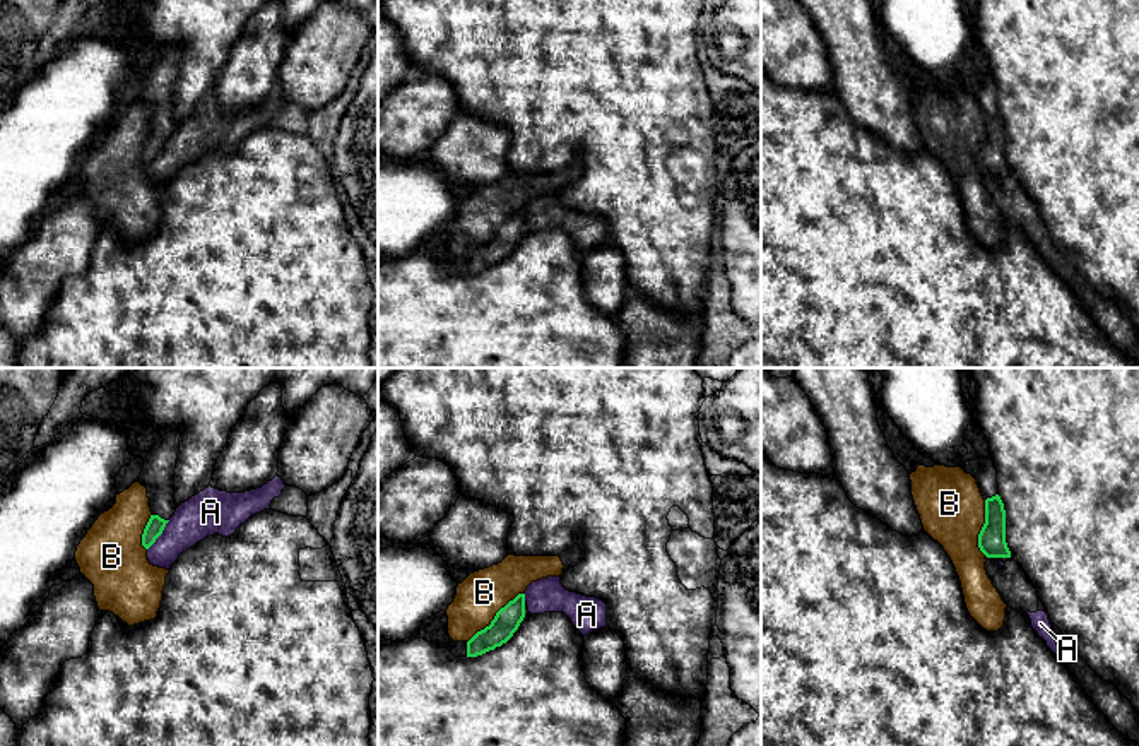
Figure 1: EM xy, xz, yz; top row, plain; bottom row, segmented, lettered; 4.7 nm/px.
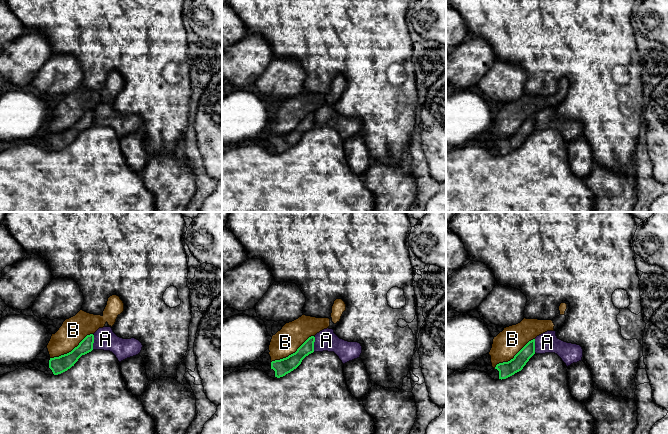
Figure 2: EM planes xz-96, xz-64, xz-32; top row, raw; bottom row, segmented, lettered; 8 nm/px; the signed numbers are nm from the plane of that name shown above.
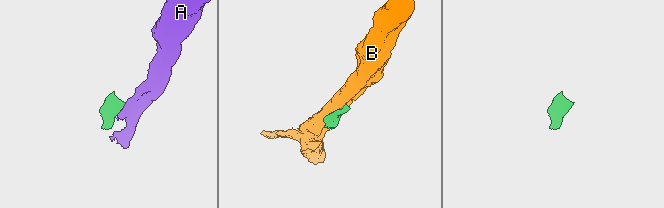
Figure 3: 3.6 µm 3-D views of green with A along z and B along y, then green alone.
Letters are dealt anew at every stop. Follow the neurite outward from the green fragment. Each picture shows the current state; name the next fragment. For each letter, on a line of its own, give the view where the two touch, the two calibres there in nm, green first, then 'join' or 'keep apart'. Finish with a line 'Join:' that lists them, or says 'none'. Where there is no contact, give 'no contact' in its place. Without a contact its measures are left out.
A: xy | 90/200 nm | keep apart
B: xz | 120/220 nm | keep apart
Join: none

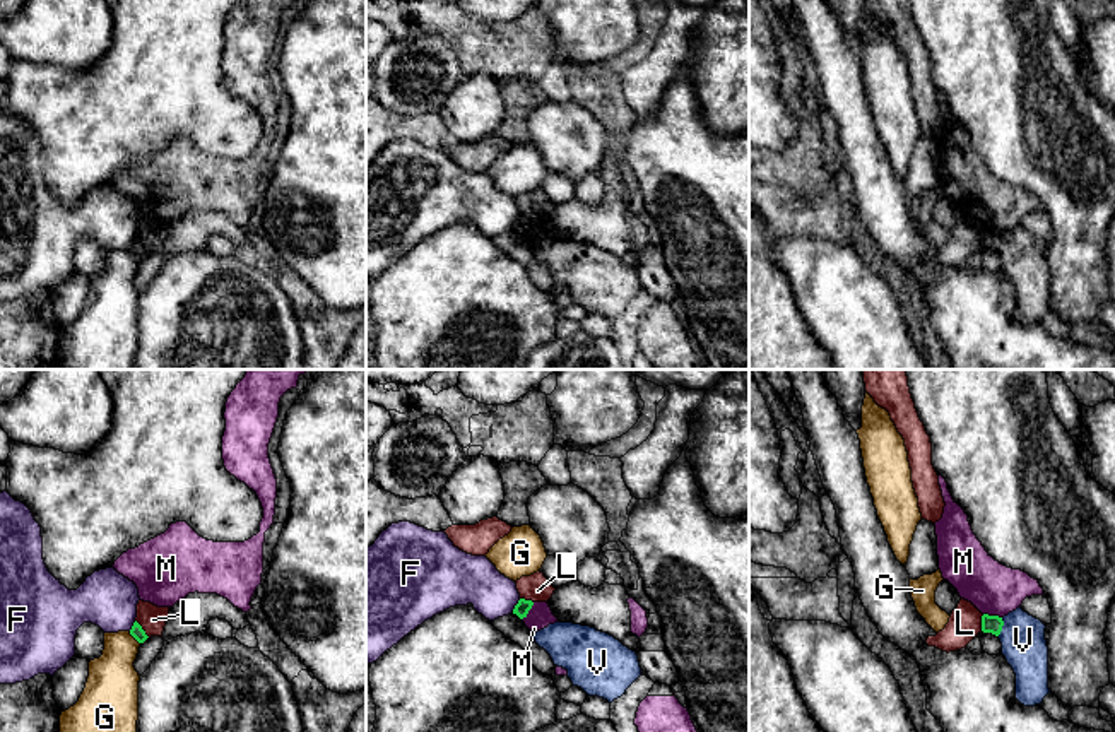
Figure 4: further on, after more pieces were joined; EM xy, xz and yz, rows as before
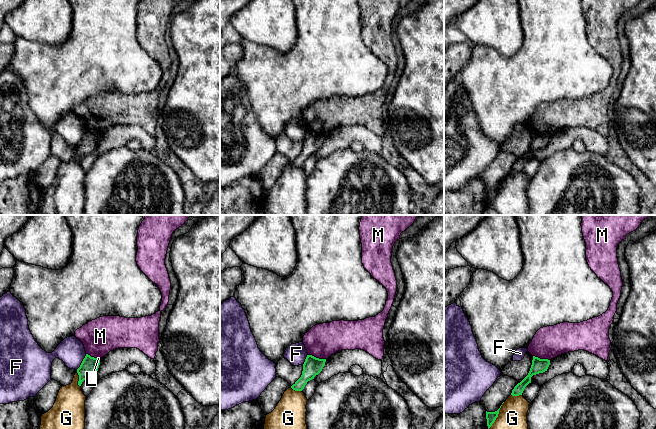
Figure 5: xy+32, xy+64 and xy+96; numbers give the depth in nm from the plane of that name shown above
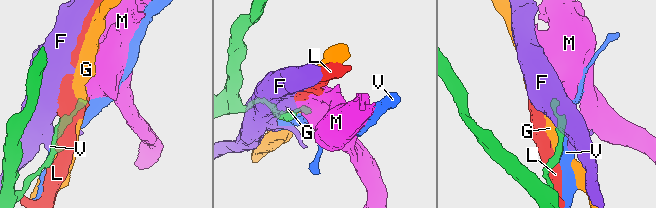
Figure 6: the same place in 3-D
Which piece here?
F: xz | 70/220 nm | keep apart
G: xy | 60/240 nm | keep apart
L: xy | 60/130 nm | keep apart
M: xz | 70/110 nm | keep apart
V: yz | 80/200 nm | keep apart
Join: none

